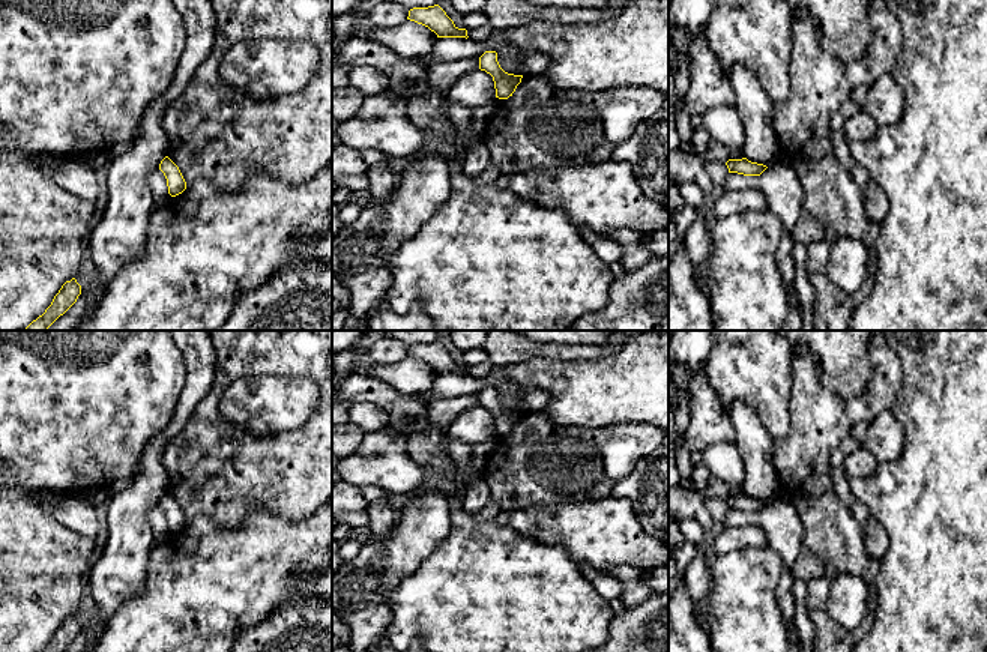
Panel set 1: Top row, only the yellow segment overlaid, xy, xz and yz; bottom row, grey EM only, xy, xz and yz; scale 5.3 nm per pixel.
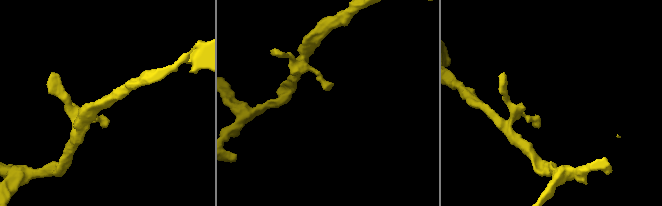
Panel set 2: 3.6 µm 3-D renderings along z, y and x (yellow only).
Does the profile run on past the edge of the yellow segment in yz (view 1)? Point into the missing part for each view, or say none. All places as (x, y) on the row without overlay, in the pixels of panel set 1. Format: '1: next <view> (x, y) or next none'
1: next none

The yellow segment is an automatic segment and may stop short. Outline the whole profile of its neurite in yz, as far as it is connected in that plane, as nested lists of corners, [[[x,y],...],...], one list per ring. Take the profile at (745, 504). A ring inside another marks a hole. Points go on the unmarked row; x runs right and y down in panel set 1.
[[[747,494],[729,496],[726,499],[729,509],[738,509],[744,512],[760,512],[768,503],[763,500],[751,499]]]

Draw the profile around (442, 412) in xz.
[[[460,395],[455,398],[433,397],[425,406],[428,422],[445,431],[460,413],[479,406],[479,395]]]

